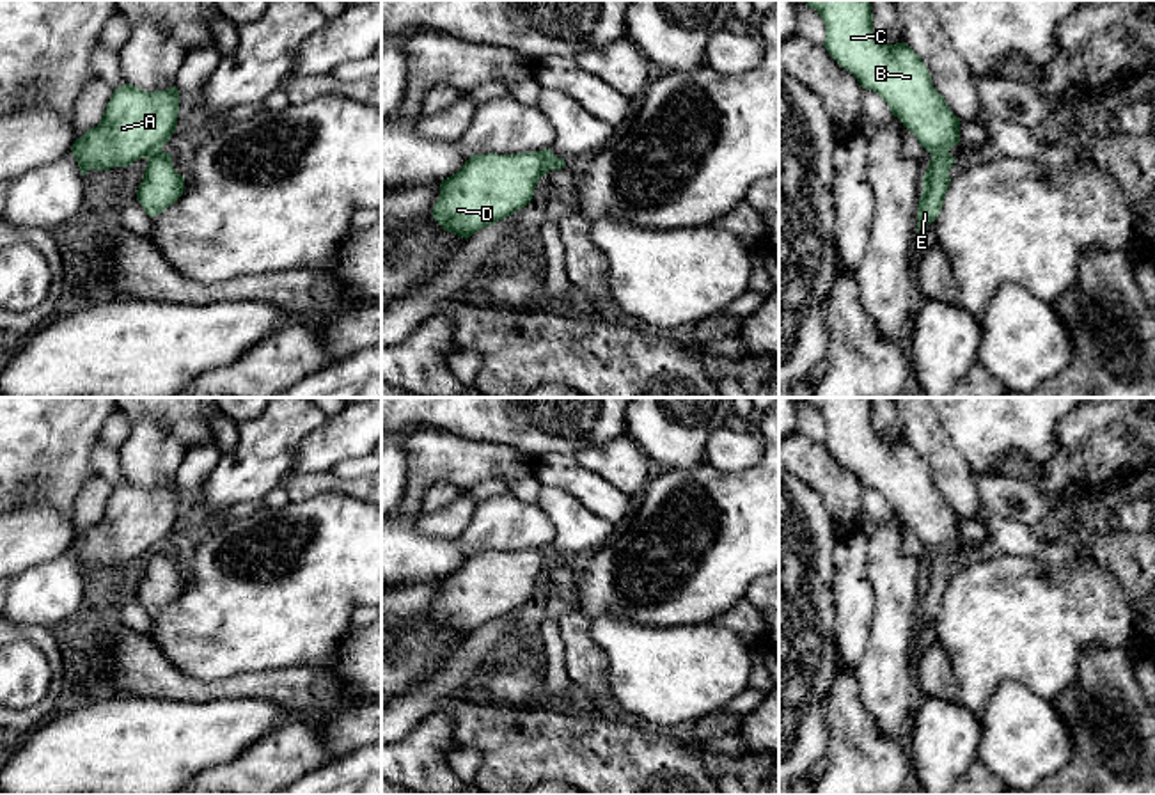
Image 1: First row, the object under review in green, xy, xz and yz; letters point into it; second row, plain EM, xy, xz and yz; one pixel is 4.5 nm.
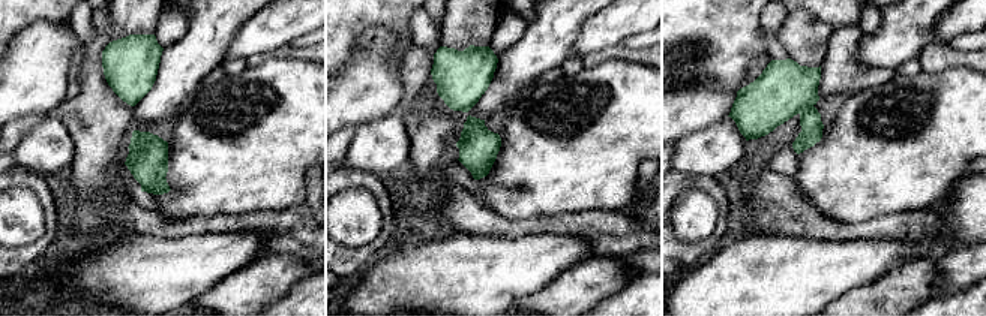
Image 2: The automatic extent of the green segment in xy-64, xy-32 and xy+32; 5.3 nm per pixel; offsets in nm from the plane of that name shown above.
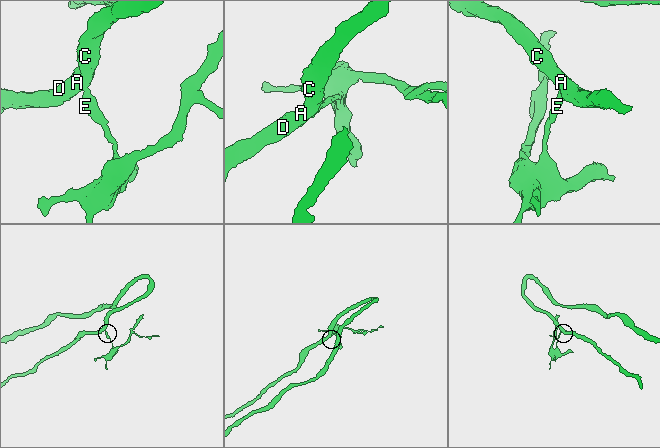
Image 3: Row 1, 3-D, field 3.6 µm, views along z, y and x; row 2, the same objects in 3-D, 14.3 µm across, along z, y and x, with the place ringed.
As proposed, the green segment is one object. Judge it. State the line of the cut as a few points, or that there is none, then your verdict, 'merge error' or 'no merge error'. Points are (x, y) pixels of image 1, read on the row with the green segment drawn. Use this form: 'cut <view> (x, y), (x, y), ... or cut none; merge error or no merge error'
cut yz (948, 149), (932, 155); merge error

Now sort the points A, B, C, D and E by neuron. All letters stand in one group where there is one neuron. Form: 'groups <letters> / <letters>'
groups A B C D / E

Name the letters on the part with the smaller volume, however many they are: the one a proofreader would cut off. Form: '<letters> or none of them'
E

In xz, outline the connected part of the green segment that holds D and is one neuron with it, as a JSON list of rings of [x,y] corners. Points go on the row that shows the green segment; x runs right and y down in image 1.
[[[552,149],[472,154],[456,174],[440,183],[433,218],[444,231],[470,238],[530,204],[552,158]]]

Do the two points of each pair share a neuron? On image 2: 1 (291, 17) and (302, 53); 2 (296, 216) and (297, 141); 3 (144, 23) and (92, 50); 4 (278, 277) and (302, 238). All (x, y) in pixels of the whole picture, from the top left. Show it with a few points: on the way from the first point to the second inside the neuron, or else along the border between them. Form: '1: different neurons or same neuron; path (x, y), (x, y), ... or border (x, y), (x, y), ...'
1: different neurons; border (288, 44), (269, 53), (254, 54)
2: different neurons; border (305, 201), (281, 210), (261, 211)
3: different neurons; border (108, 15), (111, 41)
4: different neurons; border (264, 252), (285, 252), (305, 261)

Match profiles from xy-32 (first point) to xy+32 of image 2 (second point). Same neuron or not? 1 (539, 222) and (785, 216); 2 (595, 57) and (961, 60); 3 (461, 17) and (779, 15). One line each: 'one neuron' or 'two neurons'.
1: one neuron
2: one neuron
3: two neurons

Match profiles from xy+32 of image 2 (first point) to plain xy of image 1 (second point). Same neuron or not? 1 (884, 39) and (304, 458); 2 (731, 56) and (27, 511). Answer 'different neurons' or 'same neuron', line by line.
1: different neurons
2: different neurons

